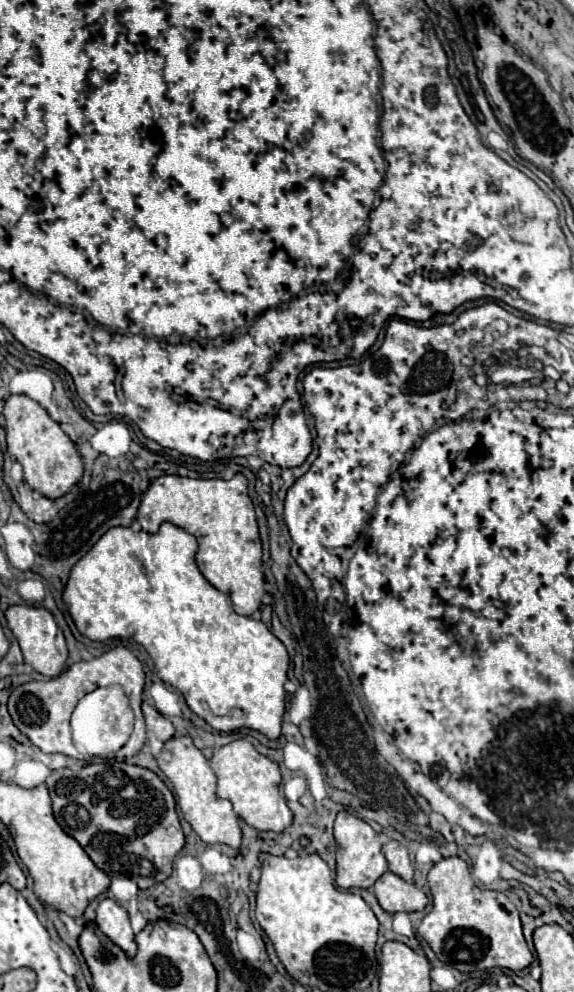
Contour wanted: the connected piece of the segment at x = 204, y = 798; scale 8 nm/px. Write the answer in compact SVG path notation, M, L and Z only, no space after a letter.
M189 736L167 740L161 756L157 758L157 764L163 770L163 774L169 778L183 818L191 824L191 828L197 832L197 836L205 844L227 844L231 848L239 848L239 844L241 844L239 816L233 812L233 806L229 800L223 800L215 794L215 774L207 762L207 758L201 754L201 750L195 748L193 740Z

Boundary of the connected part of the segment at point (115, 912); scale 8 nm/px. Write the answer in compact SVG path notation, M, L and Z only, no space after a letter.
M103 898L99 902L99 908L97 908L97 928L111 940L115 942L129 958L135 956L137 952L137 946L135 946L135 940L133 940L133 930L131 930L131 924L129 924L129 916L127 916L127 910L121 908L115 900L111 898Z

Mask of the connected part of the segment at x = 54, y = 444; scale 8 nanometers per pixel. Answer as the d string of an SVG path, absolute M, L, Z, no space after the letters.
M11 394L5 400L3 416L7 432L7 452L15 456L15 460L23 466L25 482L47 498L59 498L67 494L69 488L83 476L83 462L71 438L59 428L55 420L49 418L43 406L23 394Z

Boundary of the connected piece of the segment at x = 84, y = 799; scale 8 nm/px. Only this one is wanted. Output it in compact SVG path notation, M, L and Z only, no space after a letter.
M109 760L103 764L87 764L77 772L69 768L55 770L47 778L47 788L59 826L81 844L81 848L89 854L95 866L101 868L107 876L127 876L135 880L141 890L147 890L153 884L169 878L173 858L183 848L185 836L175 812L173 794L155 772L127 762Z

